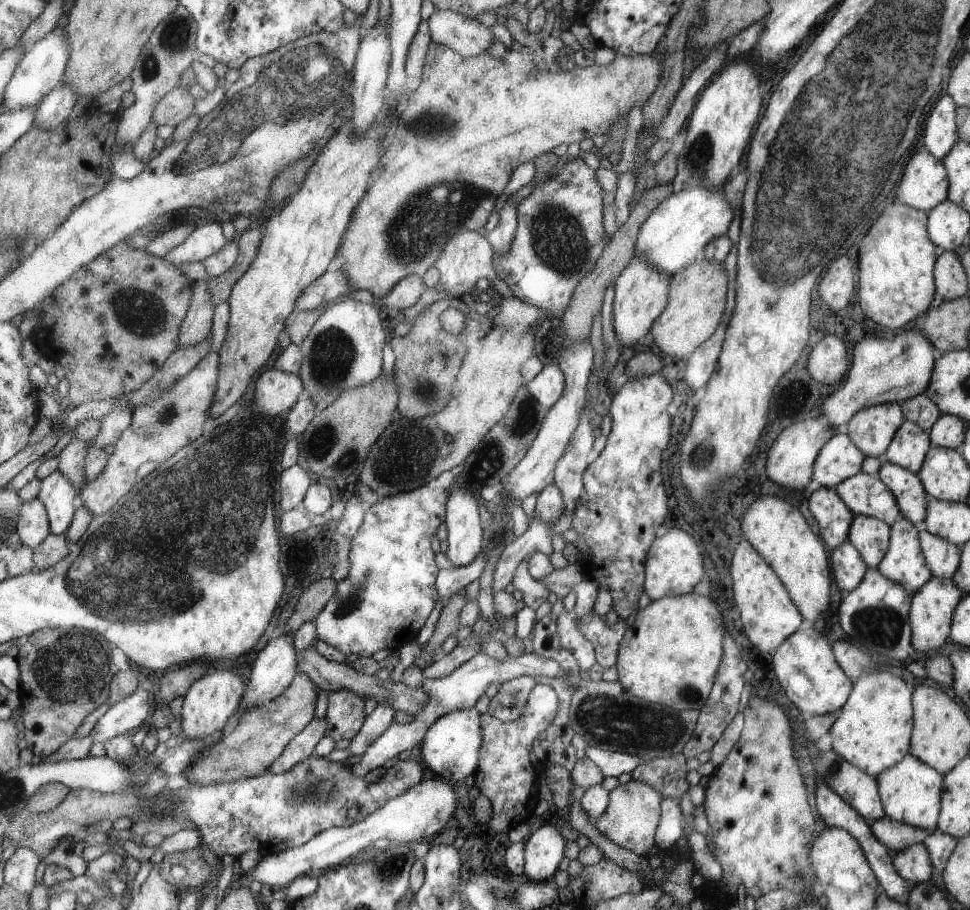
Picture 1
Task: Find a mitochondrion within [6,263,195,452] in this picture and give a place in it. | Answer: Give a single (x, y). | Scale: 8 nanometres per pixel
(140, 312)

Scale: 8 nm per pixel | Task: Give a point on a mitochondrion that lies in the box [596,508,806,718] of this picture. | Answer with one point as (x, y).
(689, 694)

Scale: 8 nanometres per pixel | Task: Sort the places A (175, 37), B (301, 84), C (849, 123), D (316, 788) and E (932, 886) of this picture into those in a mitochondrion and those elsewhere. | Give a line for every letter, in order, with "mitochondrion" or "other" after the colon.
A: mitochondrion
B: mitochondrion
C: mitochondrion
D: mitochondrion
E: other

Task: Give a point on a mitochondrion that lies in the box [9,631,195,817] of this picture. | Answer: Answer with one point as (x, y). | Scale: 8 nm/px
(81, 656)

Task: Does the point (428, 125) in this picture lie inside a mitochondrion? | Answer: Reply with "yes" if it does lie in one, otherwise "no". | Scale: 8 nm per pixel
yes

